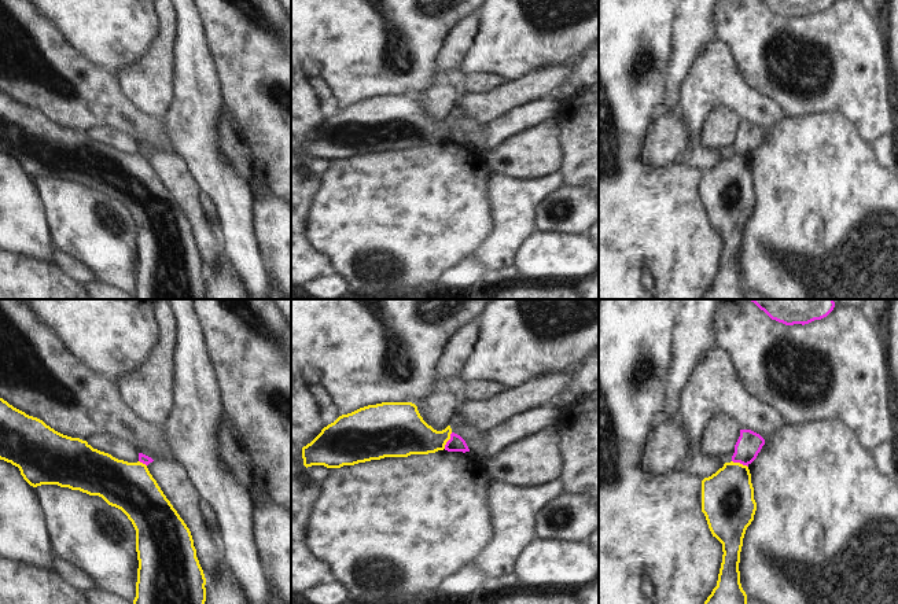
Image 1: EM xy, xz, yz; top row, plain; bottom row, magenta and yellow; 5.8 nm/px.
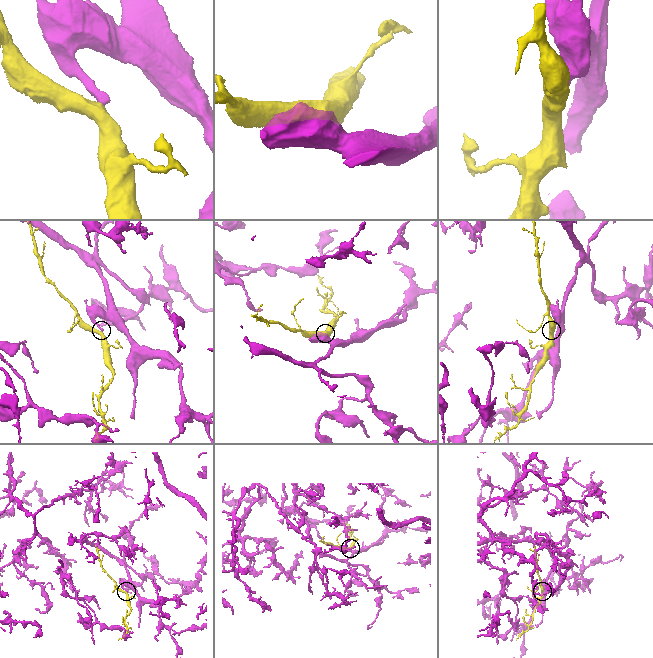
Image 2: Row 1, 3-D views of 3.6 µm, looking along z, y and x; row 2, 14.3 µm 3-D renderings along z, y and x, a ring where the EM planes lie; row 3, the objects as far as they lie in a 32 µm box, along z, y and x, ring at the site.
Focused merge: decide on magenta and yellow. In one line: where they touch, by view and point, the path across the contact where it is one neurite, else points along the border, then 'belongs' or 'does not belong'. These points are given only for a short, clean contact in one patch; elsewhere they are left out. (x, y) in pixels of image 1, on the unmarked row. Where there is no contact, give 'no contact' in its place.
meets magenta in xz at (448, 133); border along xz (452, 125), (444, 140); does not belong

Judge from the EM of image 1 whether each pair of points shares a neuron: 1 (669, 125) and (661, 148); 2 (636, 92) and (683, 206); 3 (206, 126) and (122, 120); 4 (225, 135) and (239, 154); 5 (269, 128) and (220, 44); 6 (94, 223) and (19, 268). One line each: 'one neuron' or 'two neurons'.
1: one neuron
2: one neuron
3: two neurons
4: one neuron
5: one neuron
6: two neurons

